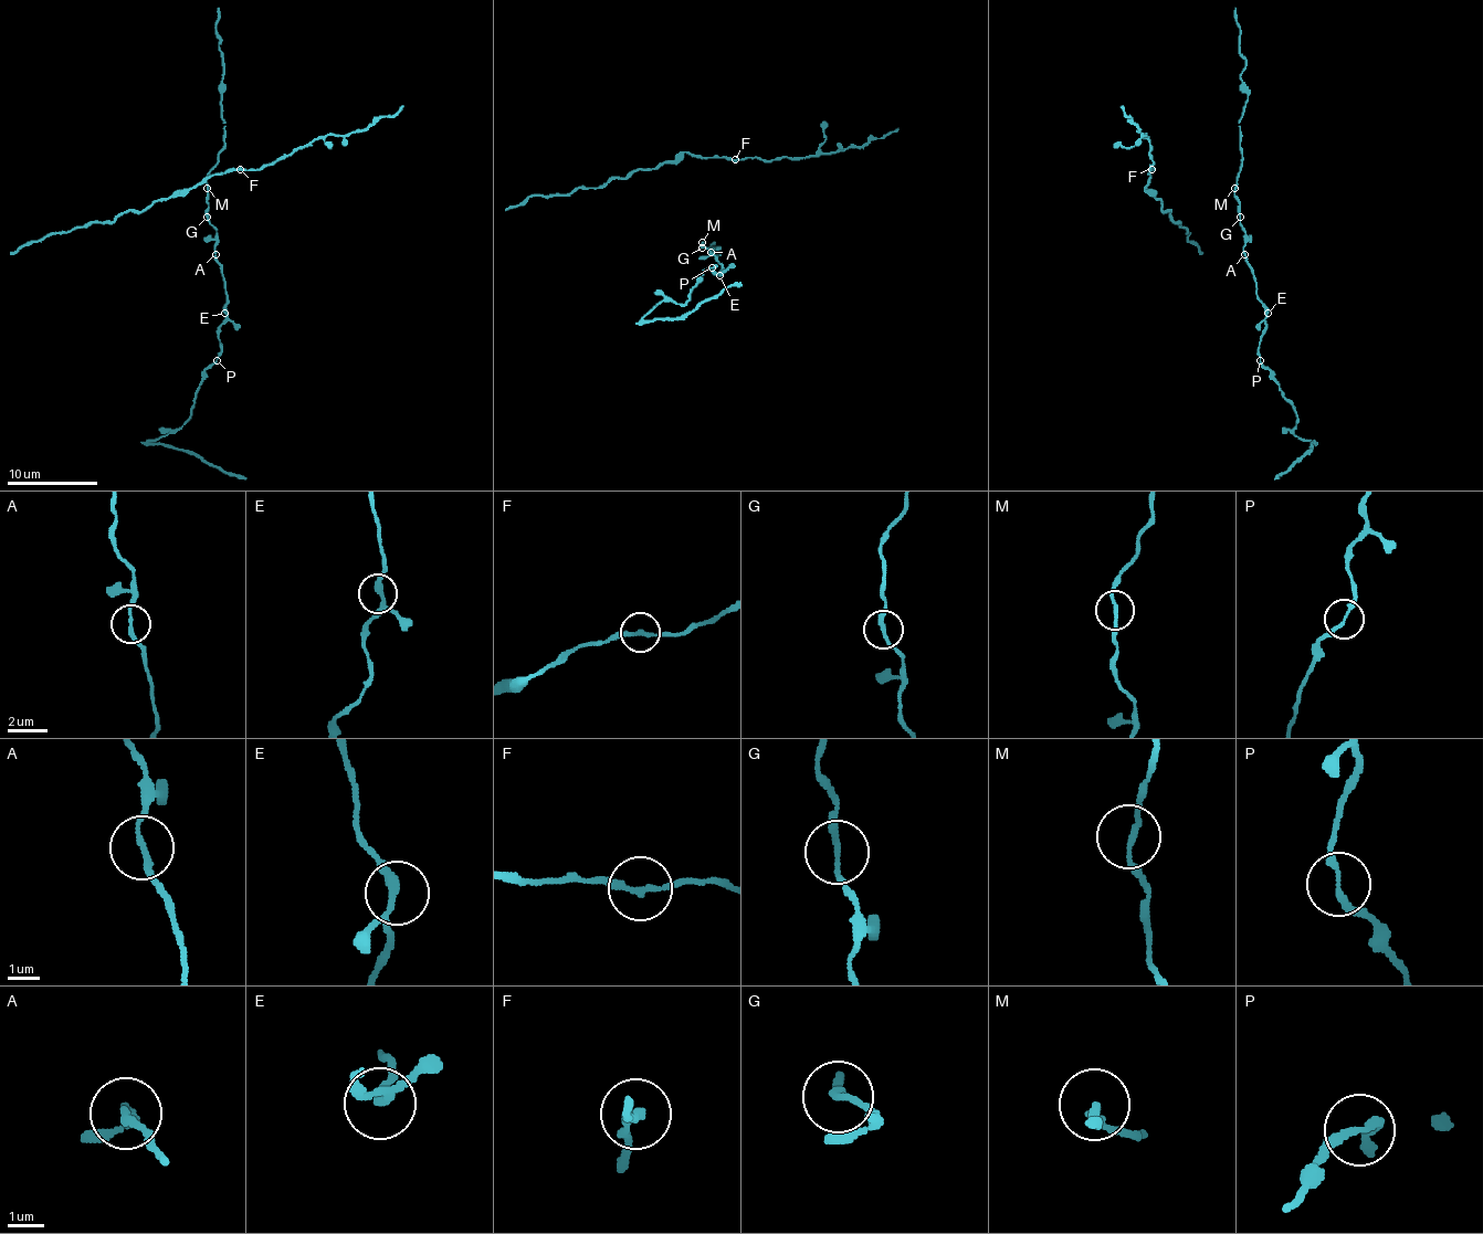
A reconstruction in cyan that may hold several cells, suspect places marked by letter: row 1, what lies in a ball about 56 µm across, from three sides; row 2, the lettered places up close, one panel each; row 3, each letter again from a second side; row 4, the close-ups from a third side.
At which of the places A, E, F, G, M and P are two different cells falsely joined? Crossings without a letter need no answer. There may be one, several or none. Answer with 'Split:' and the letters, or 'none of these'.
Split: none of these

